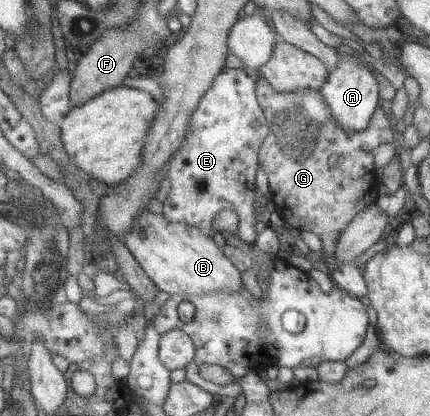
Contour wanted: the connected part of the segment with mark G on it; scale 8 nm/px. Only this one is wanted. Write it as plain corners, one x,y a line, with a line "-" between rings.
258,77
257,100
265,114
269,134
262,139
261,151
258,152
258,166
268,177
268,191
271,194
270,207
279,216
298,231
310,231
320,237
322,252
327,260
335,254
335,246
341,230
368,203
379,198
377,187
379,174
374,170
372,148
384,142
392,142
395,132
390,128
389,115
385,105
378,106
370,120
361,131
339,127
336,119
330,114
330,108
324,102
322,94
316,90
296,90
296,92
276,92
270,88
268,81

